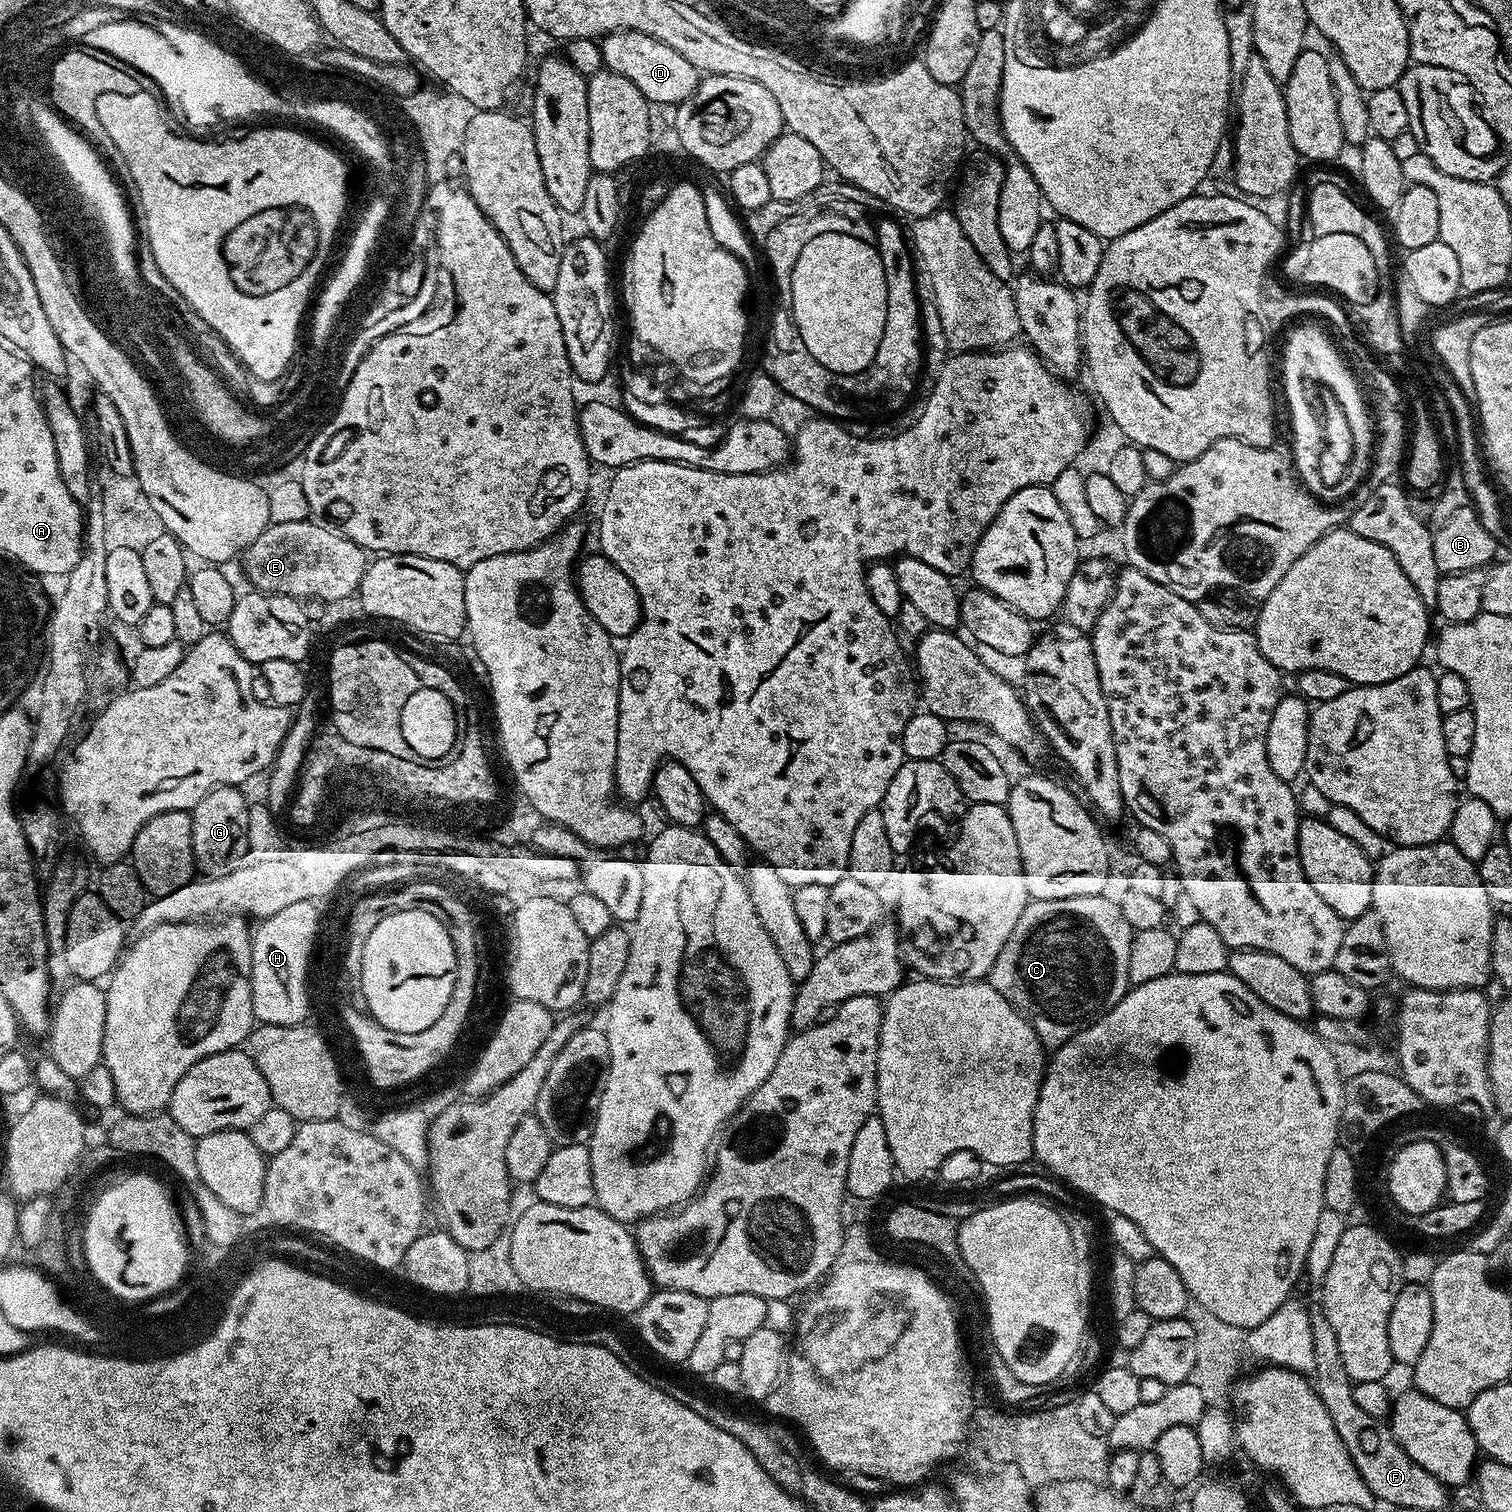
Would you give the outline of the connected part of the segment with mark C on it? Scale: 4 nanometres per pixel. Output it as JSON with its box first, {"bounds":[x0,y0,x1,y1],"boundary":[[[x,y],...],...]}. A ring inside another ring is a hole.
{"bounds":[990,895,1133,1050],"boundary":[[[1111,895],[1102,896],[1079,896],[1078,898],[1062,898],[1061,900],[1033,900],[1029,899],[1026,910],[1022,910],[1022,918],[1018,918],[1018,926],[1014,926],[1014,934],[1002,946],[1002,954],[994,962],[990,973],[990,983],[1006,1002],[1010,1002],[1013,1008],[1028,1021],[1028,1024],[1036,1032],[1040,1043],[1045,1049],[1055,1050],[1066,1042],[1070,1042],[1082,1030],[1086,1030],[1095,1020],[1100,1020],[1114,1006],[1118,1006],[1120,999],[1128,993],[1130,987],[1128,982],[1128,966],[1130,963],[1130,946],[1132,945],[1133,930],[1130,922],[1126,922],[1126,917],[1122,915],[1119,903],[1115,899],[1111,900]]]}

